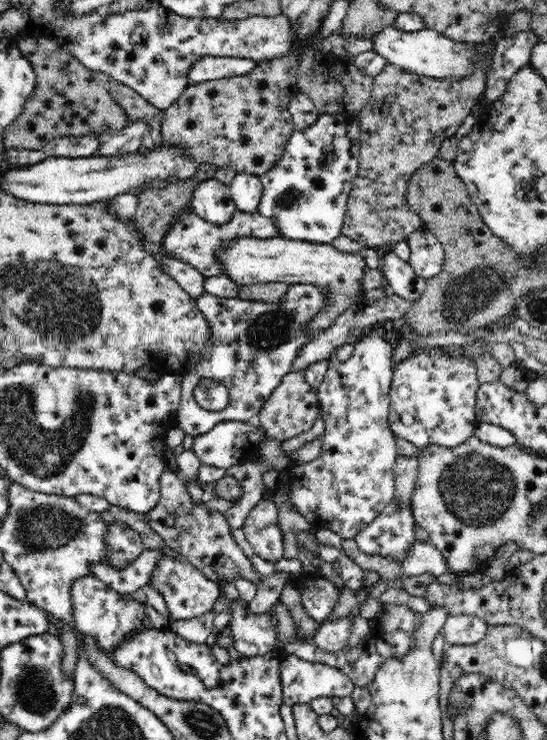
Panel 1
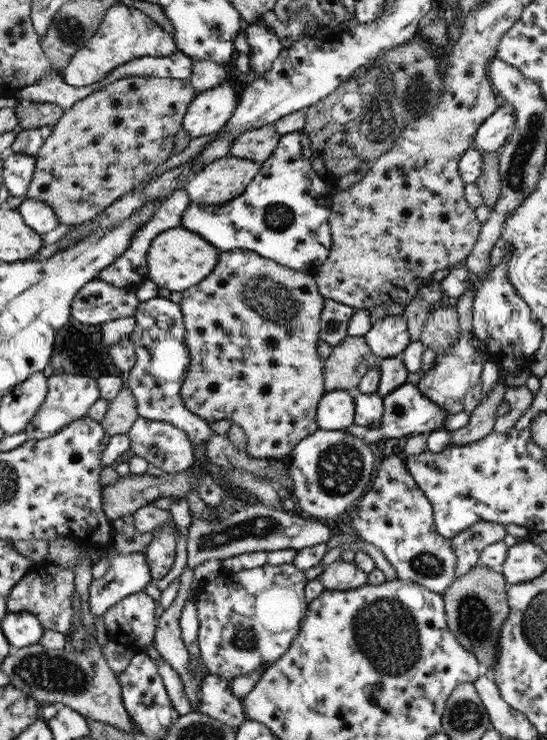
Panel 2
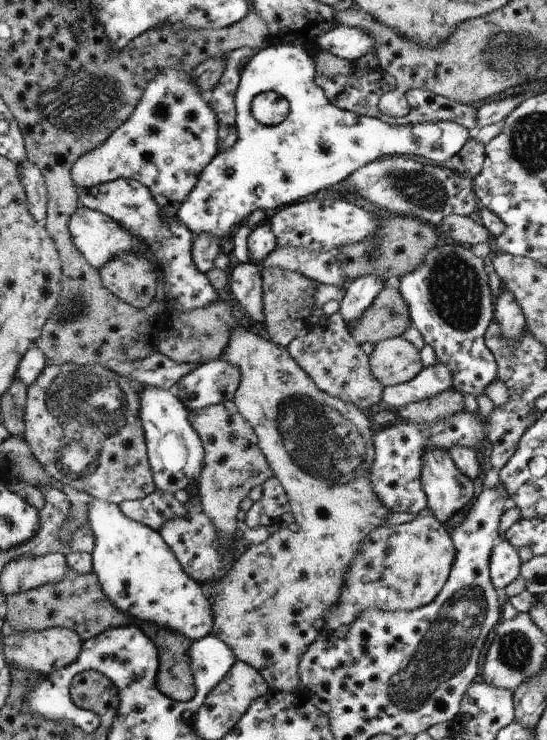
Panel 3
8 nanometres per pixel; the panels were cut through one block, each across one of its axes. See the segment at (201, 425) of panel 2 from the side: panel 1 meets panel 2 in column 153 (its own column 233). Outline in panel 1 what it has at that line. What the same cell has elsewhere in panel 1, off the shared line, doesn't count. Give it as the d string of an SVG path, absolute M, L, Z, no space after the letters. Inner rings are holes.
M313 284L289 285L284 300L280 302L226 299L208 293L194 300L208 320L211 336L200 363L183 375L176 421L184 433L196 437L212 431L220 422L248 422L252 416L259 415L264 402L291 371L300 347L314 338L314 334L307 334L307 330L303 332L305 324L327 304L323 292ZM201 378L212 378L226 386L229 400L224 409L208 411L196 403L194 388Z

